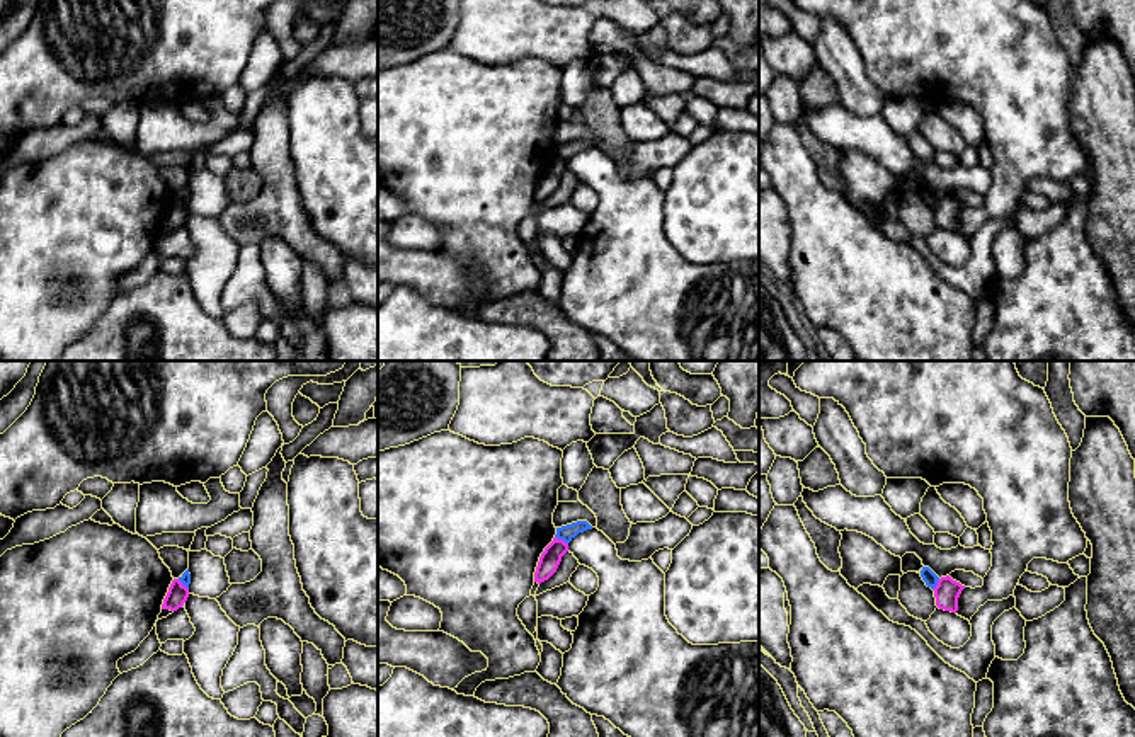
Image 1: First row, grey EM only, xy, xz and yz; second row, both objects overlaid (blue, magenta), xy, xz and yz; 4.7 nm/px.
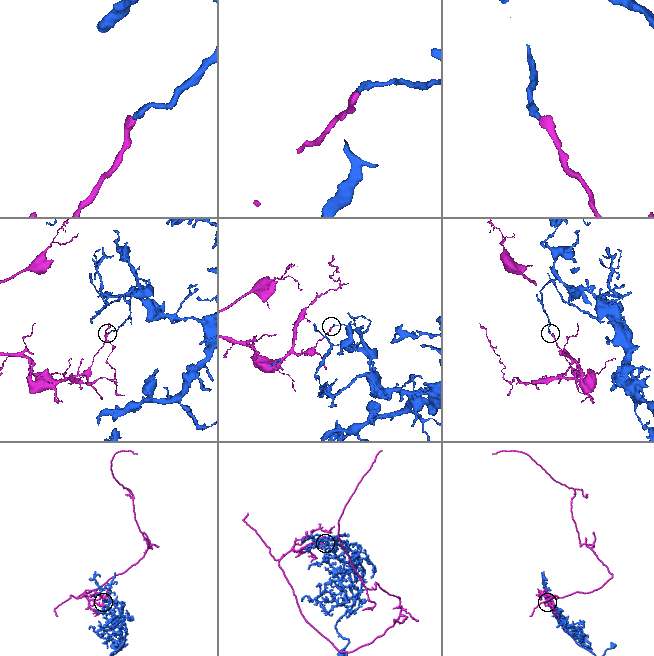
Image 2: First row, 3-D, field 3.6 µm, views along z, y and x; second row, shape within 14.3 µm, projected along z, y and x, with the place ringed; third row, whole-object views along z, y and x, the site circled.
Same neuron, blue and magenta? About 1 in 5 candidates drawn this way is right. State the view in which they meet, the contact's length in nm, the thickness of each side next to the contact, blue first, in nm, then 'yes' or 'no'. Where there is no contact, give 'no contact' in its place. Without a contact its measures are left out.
meets blue in xz; contact 80 nm long; 70 nm thick on the blue side, 100 nm on the other; no

